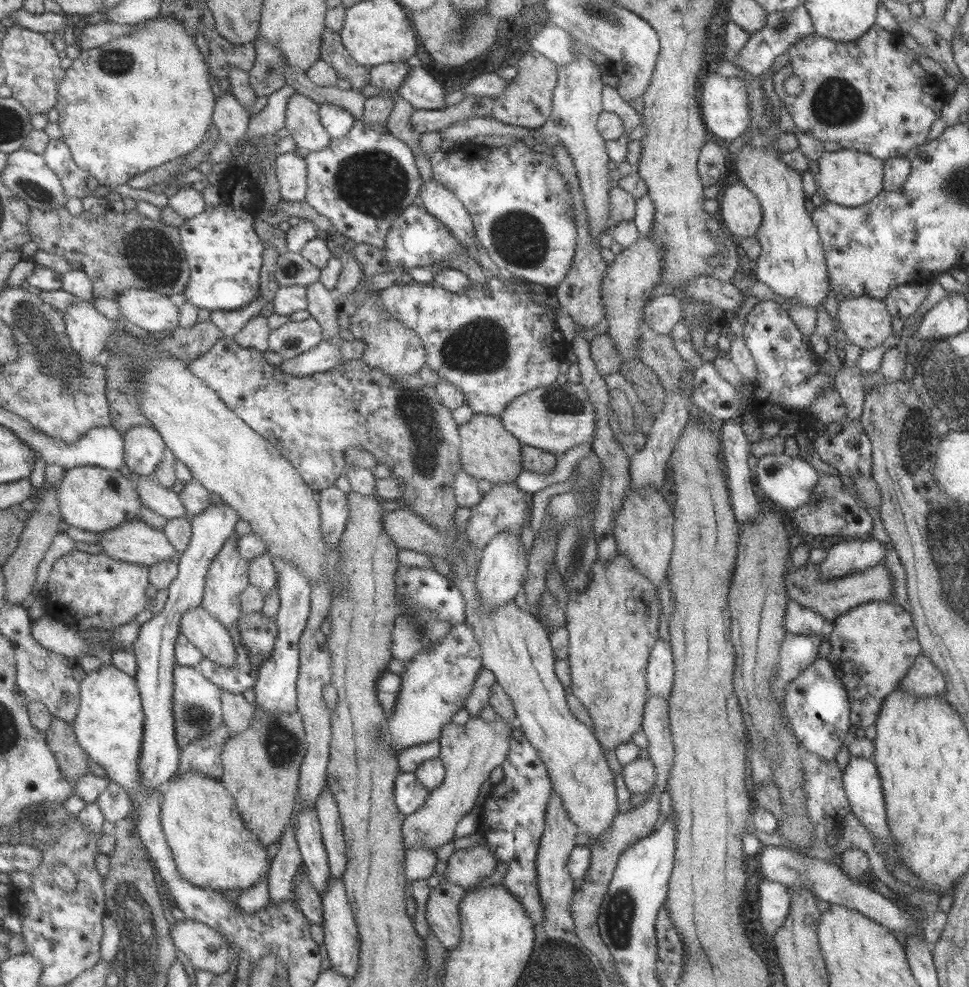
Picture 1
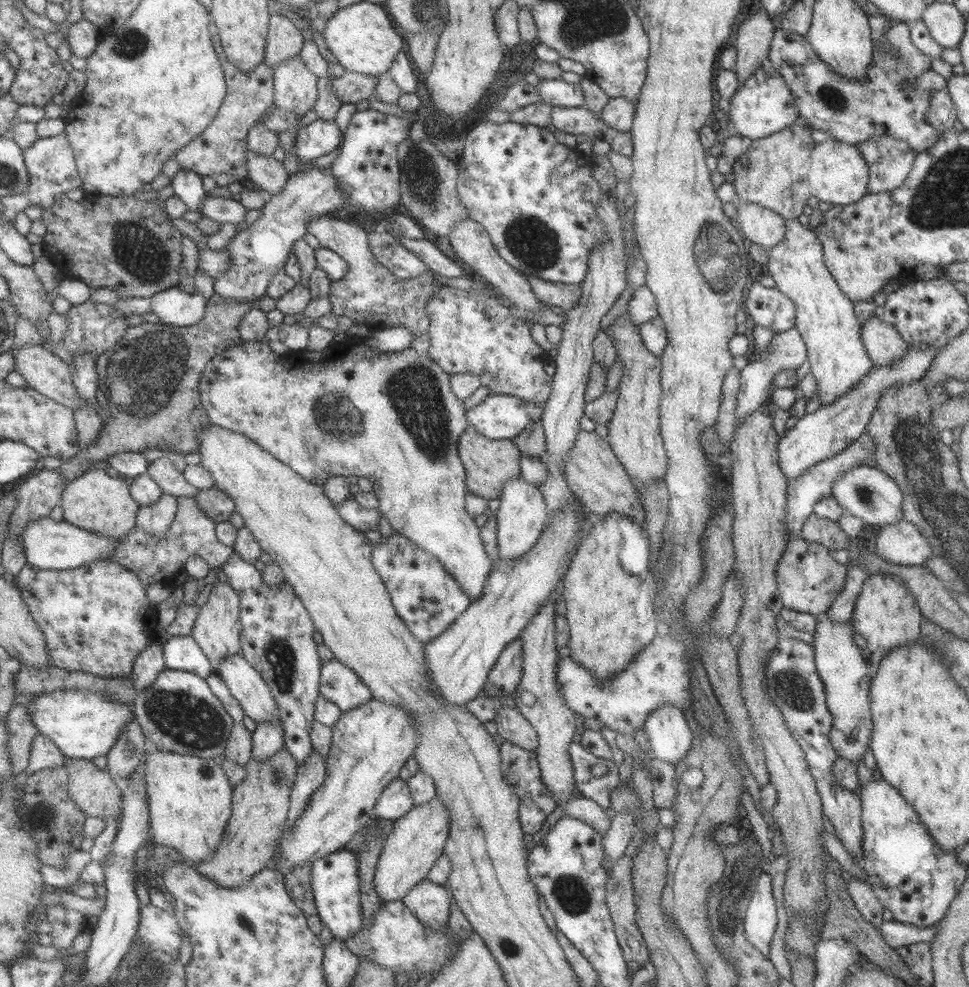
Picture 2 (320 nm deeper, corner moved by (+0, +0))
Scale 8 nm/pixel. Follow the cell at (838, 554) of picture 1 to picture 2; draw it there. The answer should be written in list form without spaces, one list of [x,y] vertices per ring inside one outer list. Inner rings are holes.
[[[905,519],[880,527],[876,555],[899,566],[923,565],[933,555],[933,547],[921,531]]]

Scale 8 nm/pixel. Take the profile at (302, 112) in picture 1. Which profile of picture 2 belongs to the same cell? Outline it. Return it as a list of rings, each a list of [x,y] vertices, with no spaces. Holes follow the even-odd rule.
[[[298,54],[280,62],[272,68],[273,106],[297,113],[301,118],[315,104],[318,95],[317,79],[306,69]]]

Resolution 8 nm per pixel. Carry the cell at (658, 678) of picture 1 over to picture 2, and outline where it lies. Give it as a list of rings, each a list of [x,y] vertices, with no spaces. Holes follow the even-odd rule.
[[[662,704],[648,714],[642,728],[652,756],[674,766],[688,753],[694,740],[682,711],[670,704]]]

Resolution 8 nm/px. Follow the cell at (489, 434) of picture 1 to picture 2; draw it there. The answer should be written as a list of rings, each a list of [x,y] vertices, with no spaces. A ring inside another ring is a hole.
[[[467,425],[457,441],[457,450],[464,467],[466,489],[486,501],[499,499],[503,484],[520,477],[518,462],[521,452],[512,439],[489,440]]]

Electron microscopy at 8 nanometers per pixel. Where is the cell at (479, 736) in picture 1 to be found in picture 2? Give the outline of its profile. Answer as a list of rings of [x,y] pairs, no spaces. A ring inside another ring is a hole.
[[[436,796],[429,802],[414,806],[402,818],[393,822],[393,829],[384,839],[381,854],[374,868],[373,889],[379,895],[379,899],[385,903],[401,901],[413,886],[426,879],[429,869],[442,855],[447,833],[449,833],[447,809]]]

